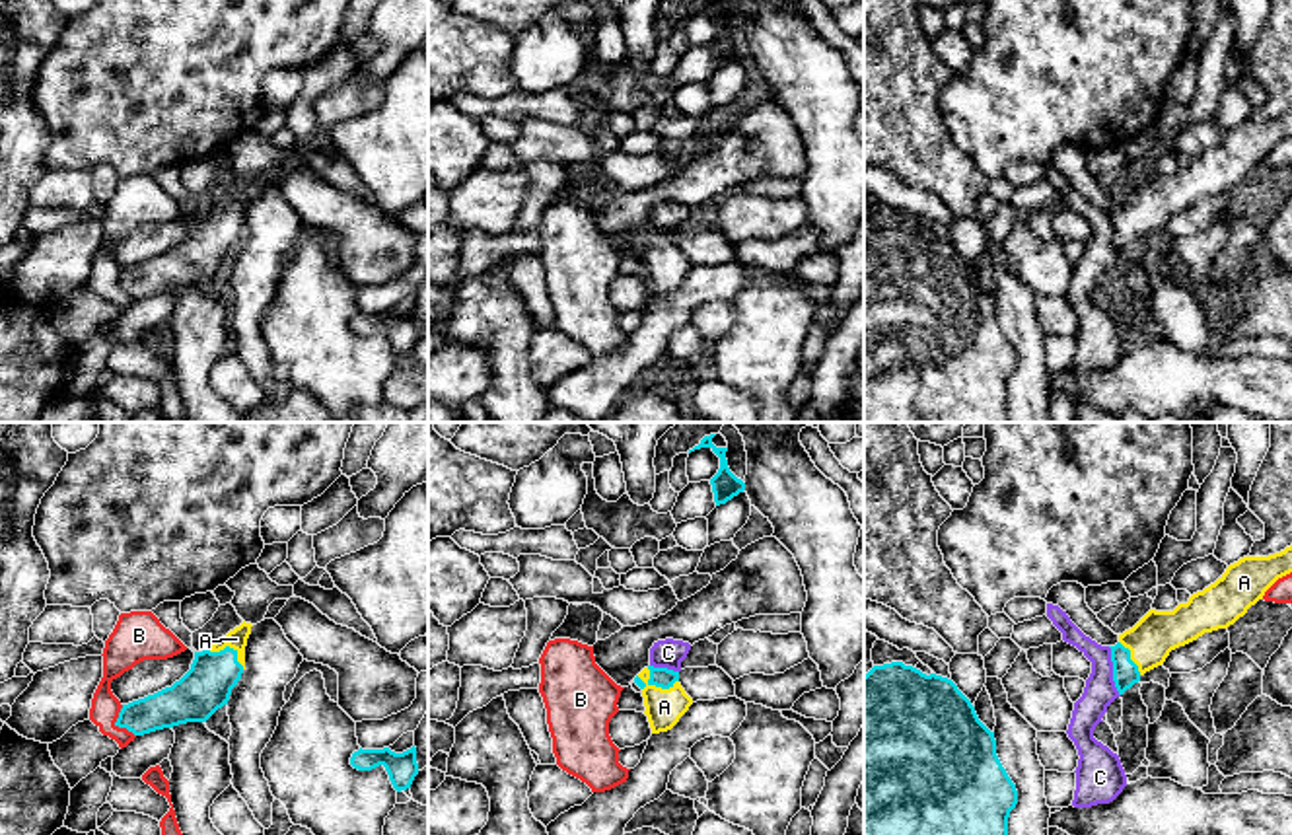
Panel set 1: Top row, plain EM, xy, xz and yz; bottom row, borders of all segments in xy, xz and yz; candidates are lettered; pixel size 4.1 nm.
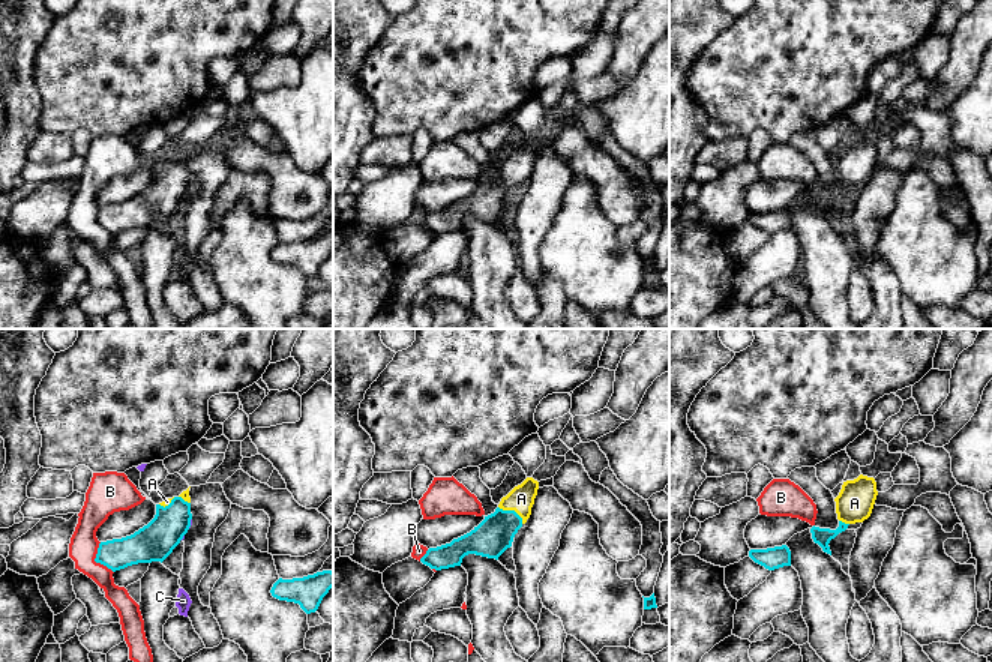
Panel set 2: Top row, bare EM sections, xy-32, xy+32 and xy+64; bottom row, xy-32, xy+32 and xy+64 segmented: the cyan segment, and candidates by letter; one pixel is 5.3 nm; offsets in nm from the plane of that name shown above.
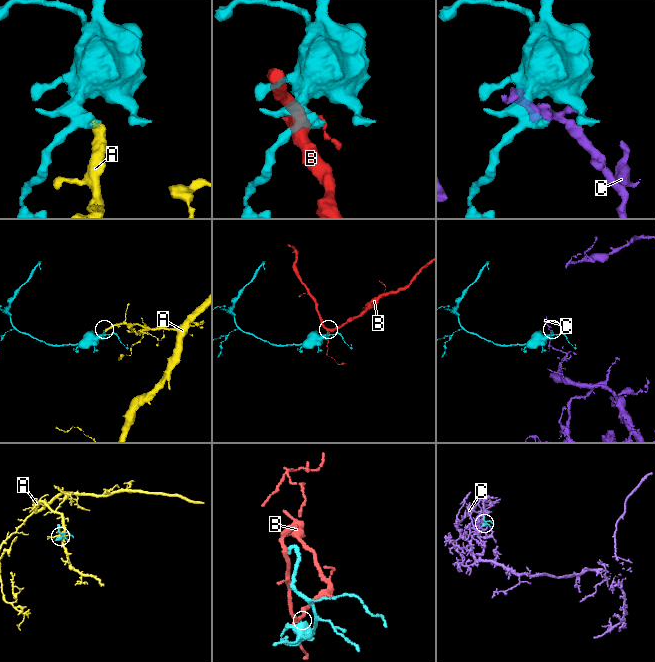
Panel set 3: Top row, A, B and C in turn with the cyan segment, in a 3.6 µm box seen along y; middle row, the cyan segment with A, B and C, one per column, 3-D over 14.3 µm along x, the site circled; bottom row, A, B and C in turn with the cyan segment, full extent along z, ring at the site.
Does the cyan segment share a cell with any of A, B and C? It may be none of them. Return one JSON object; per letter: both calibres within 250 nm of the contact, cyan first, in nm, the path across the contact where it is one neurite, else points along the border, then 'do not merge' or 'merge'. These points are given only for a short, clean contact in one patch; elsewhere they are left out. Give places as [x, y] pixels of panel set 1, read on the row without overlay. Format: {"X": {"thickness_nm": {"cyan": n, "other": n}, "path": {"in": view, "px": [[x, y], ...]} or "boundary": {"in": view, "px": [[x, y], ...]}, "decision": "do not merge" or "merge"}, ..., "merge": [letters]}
{"A": {"thickness_nm": {"cyan": 90, "other": 160}, "path": {"in": "xz", "px": [[664, 242], [658, 250], [664, 259], [664, 271]]}, "decision": "merge"}, "B": {"thickness_nm": {"cyan": 160, "other": 120}, "boundary": {"in": "xy", "px": [[121, 269], [115, 287], [135, 300]]}, "decision": "do not merge"}, "C": {"thickness_nm": {"cyan": 110, "other": 140}, "boundary": {"in": "yz", "px": [[1108, 211], [1113, 250], [1119, 259]]}, "decision": "do not merge"}, "merge": ["A"]}

